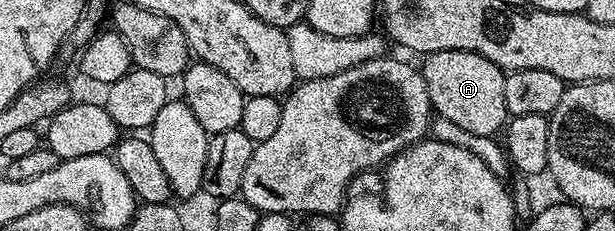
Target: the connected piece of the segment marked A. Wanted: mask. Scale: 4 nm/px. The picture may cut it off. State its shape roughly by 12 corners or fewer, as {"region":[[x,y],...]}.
{"region":[[466,50],[424,55],[434,111],[477,138],[510,117],[506,71]]}

